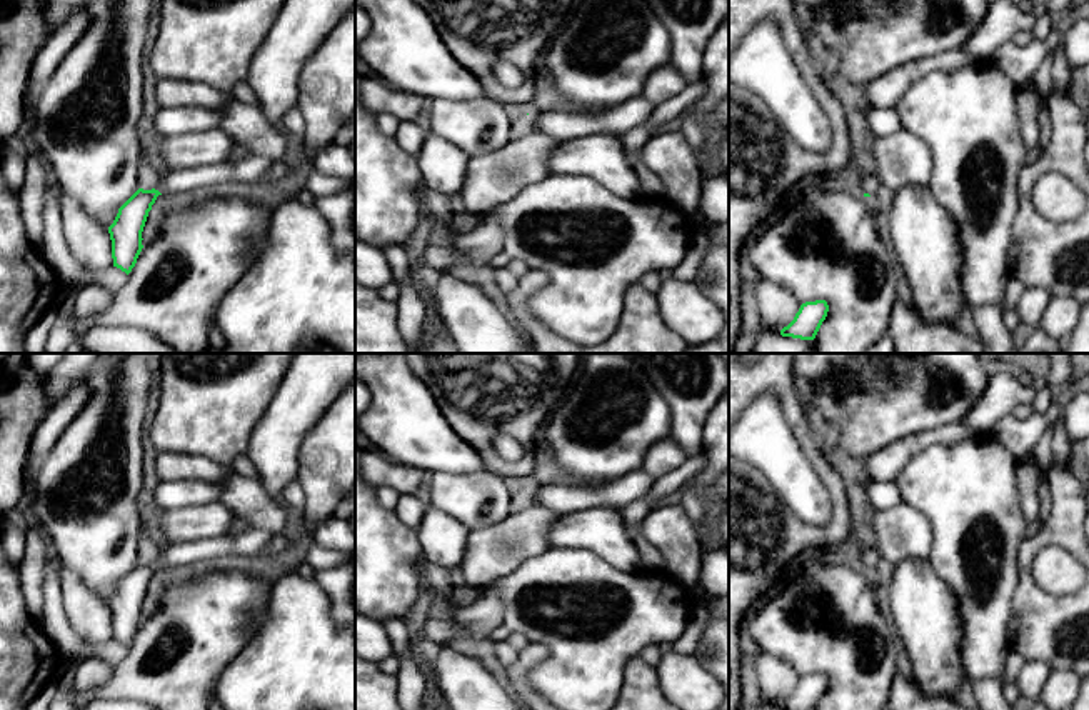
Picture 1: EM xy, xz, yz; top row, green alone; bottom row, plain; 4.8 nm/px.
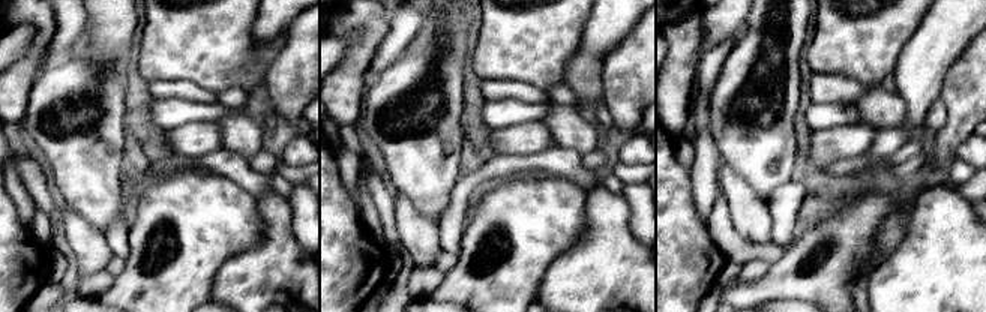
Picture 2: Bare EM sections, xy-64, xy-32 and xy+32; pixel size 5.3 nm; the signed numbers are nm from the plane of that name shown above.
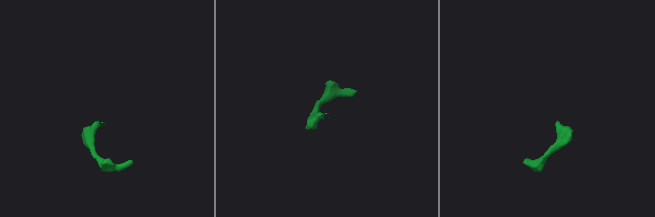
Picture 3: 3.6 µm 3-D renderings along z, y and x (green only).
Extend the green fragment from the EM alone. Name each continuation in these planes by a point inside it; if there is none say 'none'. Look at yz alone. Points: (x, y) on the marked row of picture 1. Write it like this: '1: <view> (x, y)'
1: yz (871, 184)

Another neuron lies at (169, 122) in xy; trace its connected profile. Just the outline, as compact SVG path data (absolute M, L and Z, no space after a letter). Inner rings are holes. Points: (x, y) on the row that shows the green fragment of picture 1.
M172 107L160 108L155 115L155 130L167 137L175 137L188 132L205 132L218 128L222 115L213 108L205 107Z

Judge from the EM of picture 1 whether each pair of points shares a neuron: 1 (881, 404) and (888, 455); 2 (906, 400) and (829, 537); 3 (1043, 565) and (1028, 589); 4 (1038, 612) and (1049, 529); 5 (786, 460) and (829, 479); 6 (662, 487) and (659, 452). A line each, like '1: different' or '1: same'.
1: different
2: different
3: different
4: same
5: different
6: different

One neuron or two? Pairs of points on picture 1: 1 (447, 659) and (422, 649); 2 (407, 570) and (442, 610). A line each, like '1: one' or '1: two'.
1: two
2: two

